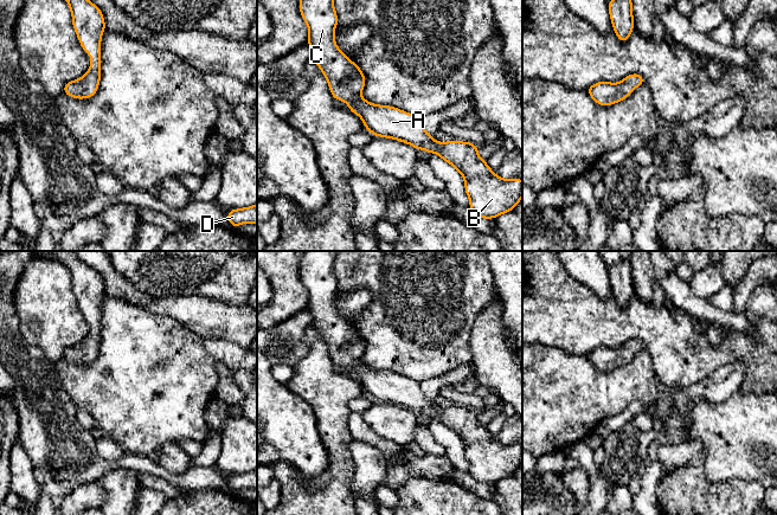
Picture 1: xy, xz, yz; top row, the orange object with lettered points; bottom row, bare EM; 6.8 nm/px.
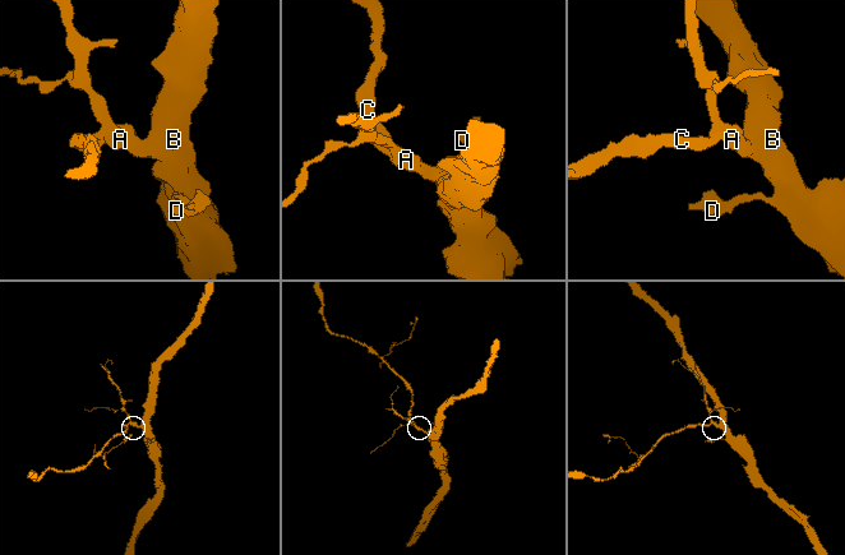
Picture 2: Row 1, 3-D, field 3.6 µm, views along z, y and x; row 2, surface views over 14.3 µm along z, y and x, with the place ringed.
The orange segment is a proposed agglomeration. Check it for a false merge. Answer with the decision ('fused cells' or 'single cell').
single cell

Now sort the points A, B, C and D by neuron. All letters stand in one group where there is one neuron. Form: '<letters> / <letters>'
A B C D

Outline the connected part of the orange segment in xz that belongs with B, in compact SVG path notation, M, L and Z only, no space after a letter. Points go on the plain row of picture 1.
M307 251L301 258L300 277L309 292L308 310L313 314L314 326L325 339L334 365L341 365L349 372L349 376L362 384L364 391L375 401L394 404L411 410L416 414L425 414L429 419L436 417L444 426L452 430L462 440L465 458L470 464L469 474L481 483L492 484L513 475L522 462L522 445L505 445L493 438L484 425L477 419L477 411L456 405L442 408L432 404L420 390L420 384L390 371L374 371L360 362L365 352L365 340L360 333L339 315L334 307L334 295L338 281L333 271L336 251Z

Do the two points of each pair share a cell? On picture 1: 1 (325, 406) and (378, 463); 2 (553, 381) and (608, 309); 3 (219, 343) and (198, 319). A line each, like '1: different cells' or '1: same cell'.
1: different cells
2: different cells
3: different cells

